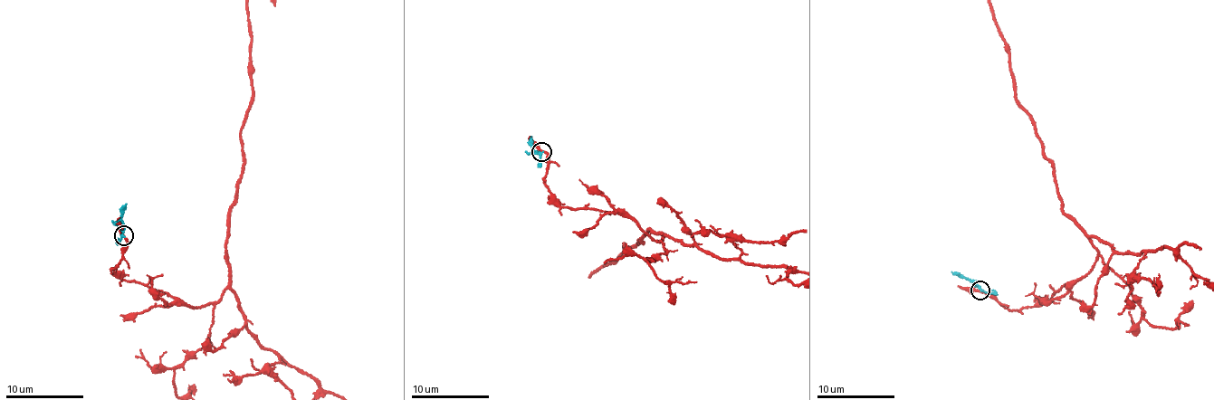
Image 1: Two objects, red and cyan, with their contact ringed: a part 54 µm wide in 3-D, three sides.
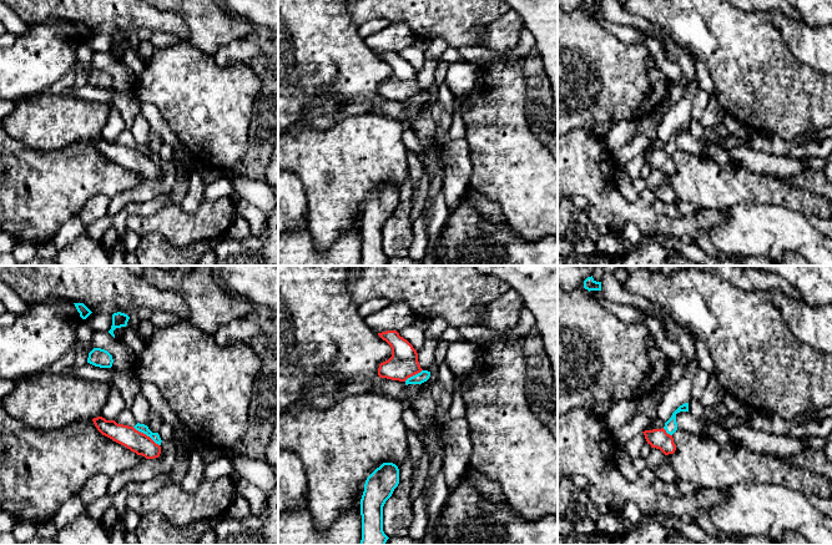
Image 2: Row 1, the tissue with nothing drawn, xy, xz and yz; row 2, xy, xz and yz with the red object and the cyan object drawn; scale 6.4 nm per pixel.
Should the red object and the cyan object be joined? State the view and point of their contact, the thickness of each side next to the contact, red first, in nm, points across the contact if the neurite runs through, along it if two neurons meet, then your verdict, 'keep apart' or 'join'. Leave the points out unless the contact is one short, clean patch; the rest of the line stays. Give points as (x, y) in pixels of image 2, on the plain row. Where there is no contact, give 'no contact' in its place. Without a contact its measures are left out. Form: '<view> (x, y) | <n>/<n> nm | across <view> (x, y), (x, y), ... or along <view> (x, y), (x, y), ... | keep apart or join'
xy (145, 155) | 140/60 nm | along xy (132, 147), (149, 156), (159, 166) | keep apart

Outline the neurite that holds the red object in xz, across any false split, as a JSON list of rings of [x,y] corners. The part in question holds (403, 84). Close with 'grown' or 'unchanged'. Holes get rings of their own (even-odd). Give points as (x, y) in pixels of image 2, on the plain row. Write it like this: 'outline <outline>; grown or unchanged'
outline [[[397,51],[382,52],[378,56],[392,69],[392,77],[379,85],[379,99],[405,102],[423,91],[418,82],[417,71]]]; unchanged

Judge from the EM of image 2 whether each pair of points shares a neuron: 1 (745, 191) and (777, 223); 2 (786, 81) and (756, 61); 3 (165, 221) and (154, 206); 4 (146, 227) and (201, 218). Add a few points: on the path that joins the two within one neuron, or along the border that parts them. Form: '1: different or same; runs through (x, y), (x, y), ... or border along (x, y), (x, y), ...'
1: different; border along (786, 207), (739, 202), (729, 208)
2: same; runs through (778, 81), (764, 69)
3: different; border along (171, 203), (149, 216), (130, 217)
4: same; runs through (160, 223), (187, 223)

